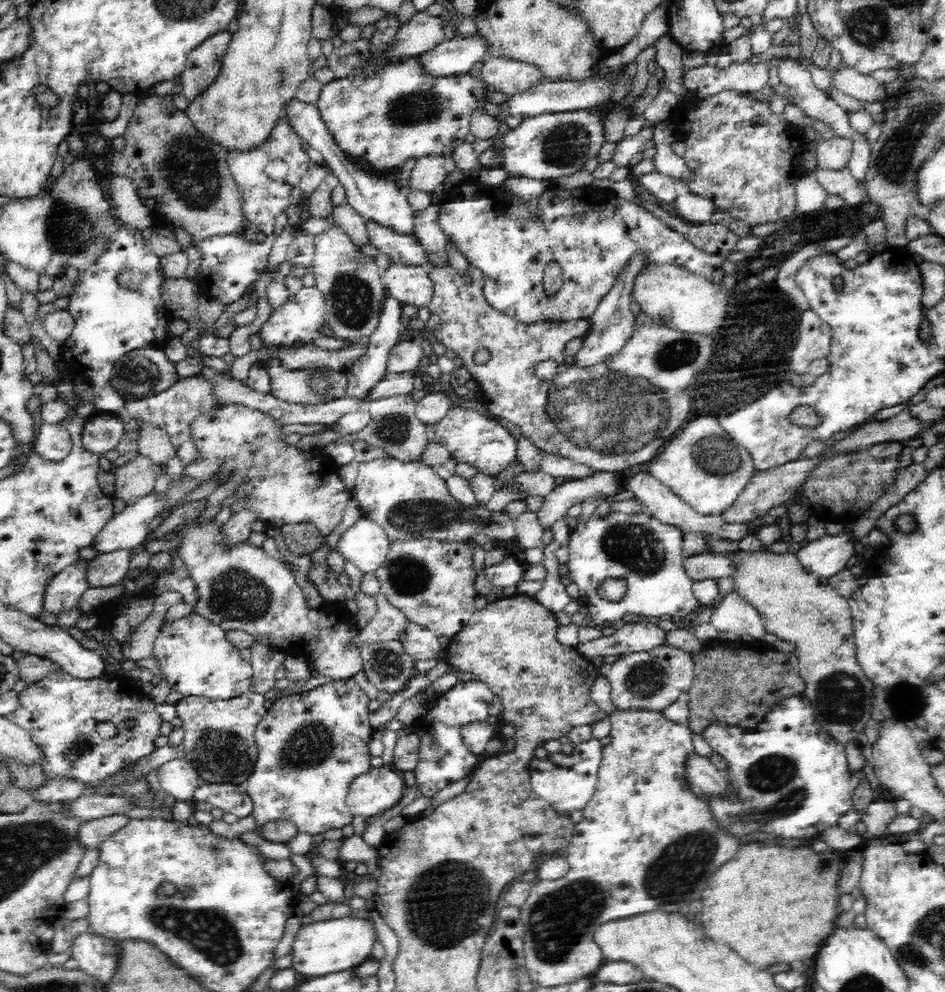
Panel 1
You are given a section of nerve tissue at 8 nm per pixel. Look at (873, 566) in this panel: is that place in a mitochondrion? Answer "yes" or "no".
no

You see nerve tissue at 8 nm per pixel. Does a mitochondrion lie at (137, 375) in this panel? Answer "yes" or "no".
yes

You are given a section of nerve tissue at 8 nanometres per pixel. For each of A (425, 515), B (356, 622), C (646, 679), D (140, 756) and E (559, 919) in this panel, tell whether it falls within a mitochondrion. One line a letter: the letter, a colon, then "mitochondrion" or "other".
A: mitochondrion
B: other
C: mitochondrion
D: other
E: mitochondrion

